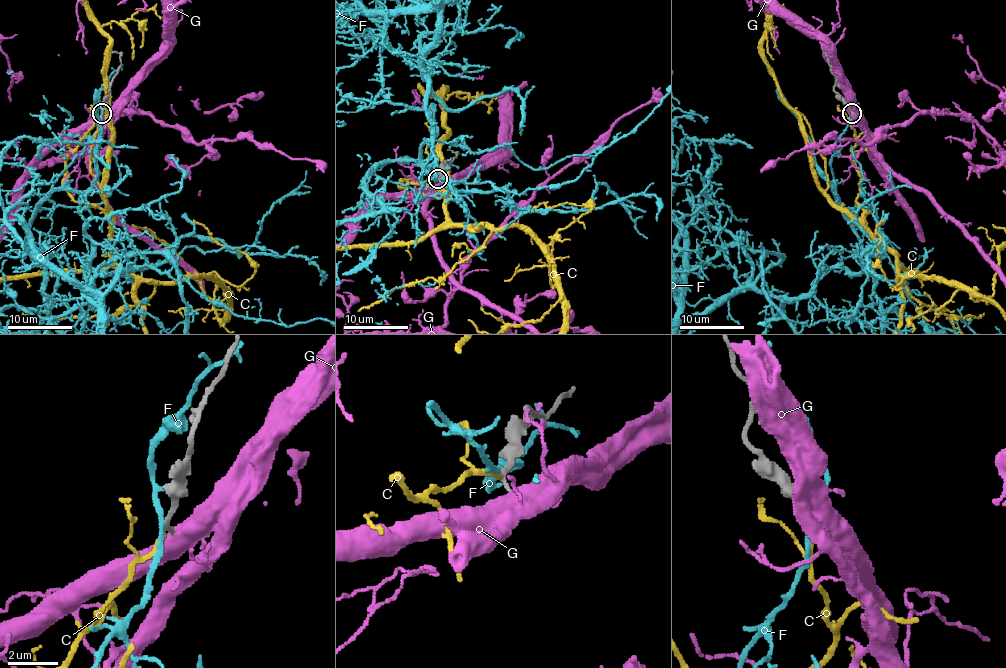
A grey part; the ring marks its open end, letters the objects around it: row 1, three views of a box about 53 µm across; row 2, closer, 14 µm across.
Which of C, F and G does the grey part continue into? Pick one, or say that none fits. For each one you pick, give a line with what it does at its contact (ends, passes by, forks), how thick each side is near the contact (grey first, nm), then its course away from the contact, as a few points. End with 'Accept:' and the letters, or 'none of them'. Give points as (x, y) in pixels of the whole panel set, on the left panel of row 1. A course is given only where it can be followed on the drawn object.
C: It ends there. Thickness 240 nm (grey) against 200 nm
Accept: C

